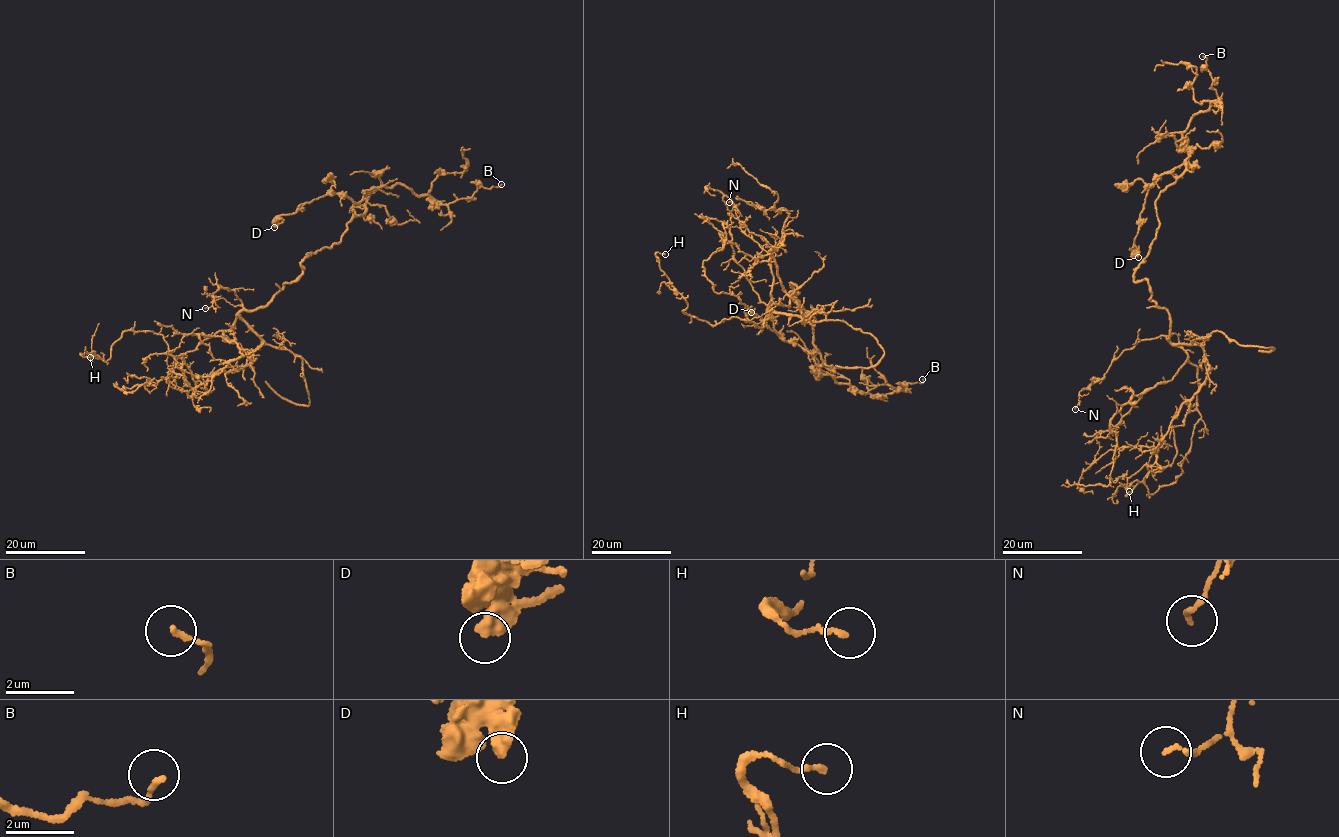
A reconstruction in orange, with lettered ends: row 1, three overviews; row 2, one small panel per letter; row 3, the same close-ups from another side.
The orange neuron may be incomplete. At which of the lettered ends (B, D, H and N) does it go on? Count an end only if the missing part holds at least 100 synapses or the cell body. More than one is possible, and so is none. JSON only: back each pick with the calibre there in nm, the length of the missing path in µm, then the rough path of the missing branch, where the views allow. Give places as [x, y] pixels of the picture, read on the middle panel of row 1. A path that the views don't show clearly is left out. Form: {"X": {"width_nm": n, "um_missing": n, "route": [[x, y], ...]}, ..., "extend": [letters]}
{"extend": []}

